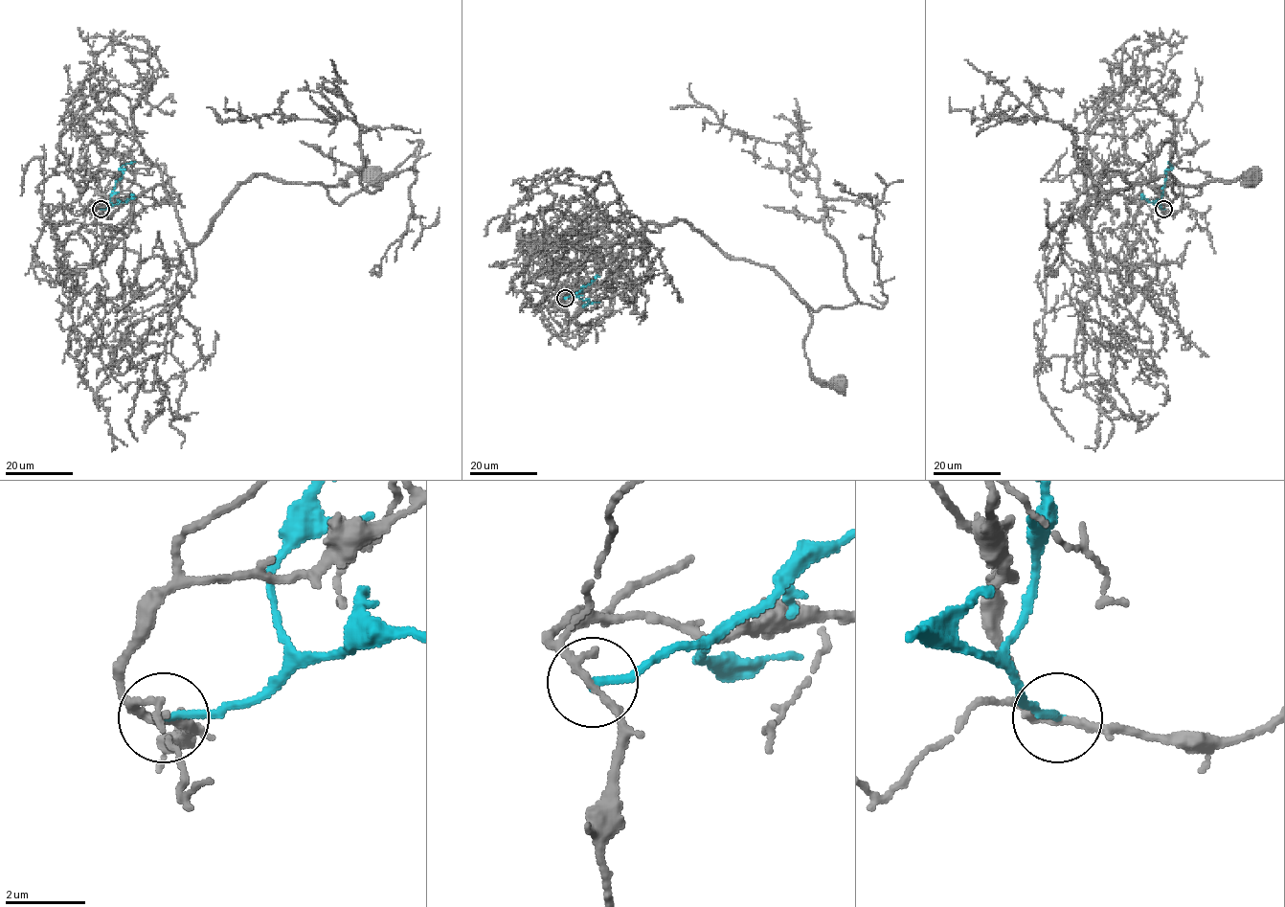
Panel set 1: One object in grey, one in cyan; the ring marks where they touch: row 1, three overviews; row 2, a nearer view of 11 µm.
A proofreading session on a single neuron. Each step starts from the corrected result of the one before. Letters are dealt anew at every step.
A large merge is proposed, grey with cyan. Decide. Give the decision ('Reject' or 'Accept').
Reject

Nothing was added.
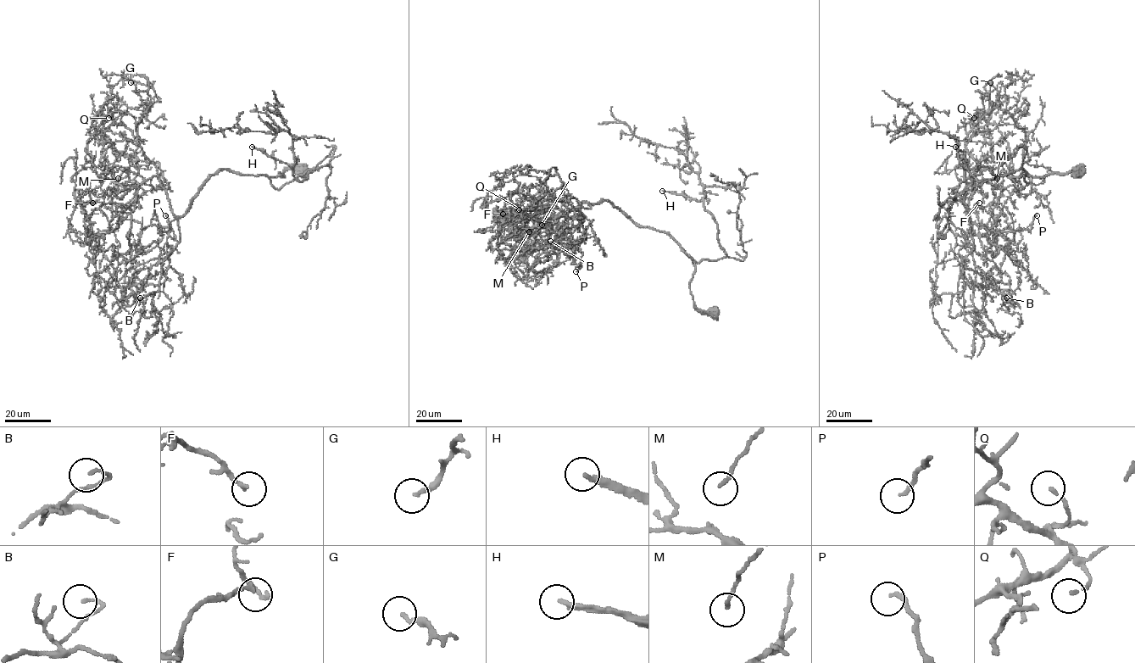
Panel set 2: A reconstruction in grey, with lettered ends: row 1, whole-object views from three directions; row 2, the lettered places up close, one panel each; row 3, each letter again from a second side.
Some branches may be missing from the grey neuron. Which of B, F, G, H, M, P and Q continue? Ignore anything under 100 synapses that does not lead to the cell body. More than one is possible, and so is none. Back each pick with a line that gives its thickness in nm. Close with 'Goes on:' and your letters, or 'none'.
H: 220 nm thick
Goes on: H

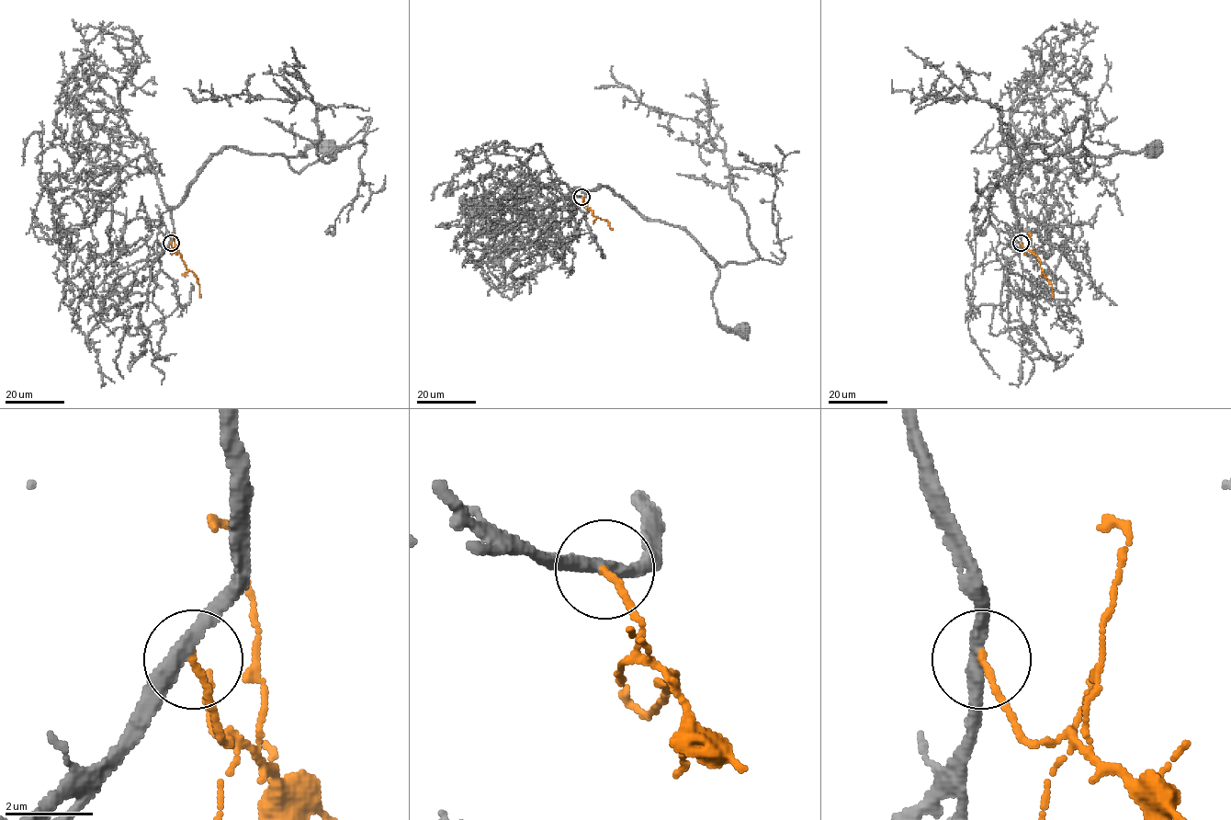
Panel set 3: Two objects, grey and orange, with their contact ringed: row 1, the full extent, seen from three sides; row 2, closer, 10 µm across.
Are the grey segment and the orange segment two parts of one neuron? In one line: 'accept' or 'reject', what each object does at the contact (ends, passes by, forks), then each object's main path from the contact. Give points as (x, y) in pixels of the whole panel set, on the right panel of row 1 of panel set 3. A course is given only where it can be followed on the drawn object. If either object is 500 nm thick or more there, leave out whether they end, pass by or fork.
reject | grey passes by | orange ends | grey via (1021, 243), (1010, 179), (1018, 162), (1032, 149), (1102, 157), (1147, 147), (1153, 151) | orange via (1021, 243), (1041, 262), (1041, 268), (1052, 284), (1054, 298)

